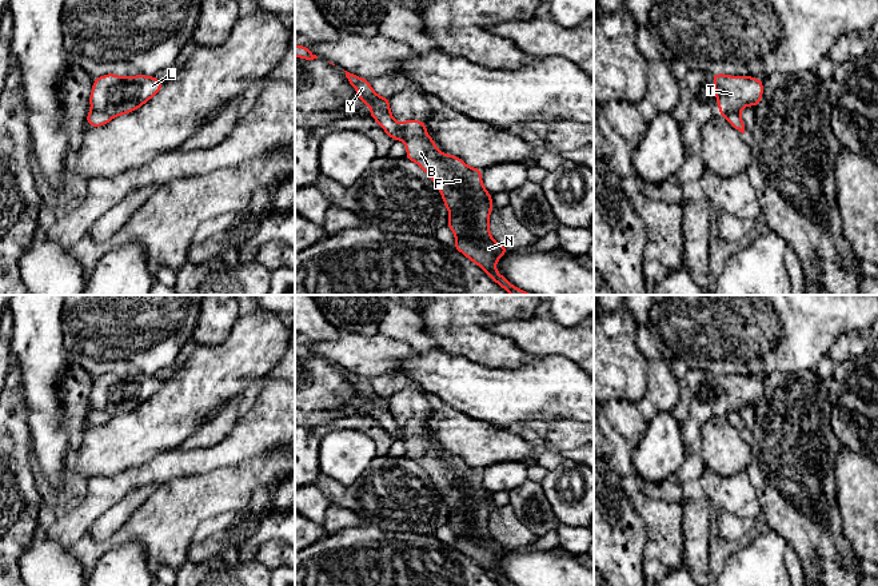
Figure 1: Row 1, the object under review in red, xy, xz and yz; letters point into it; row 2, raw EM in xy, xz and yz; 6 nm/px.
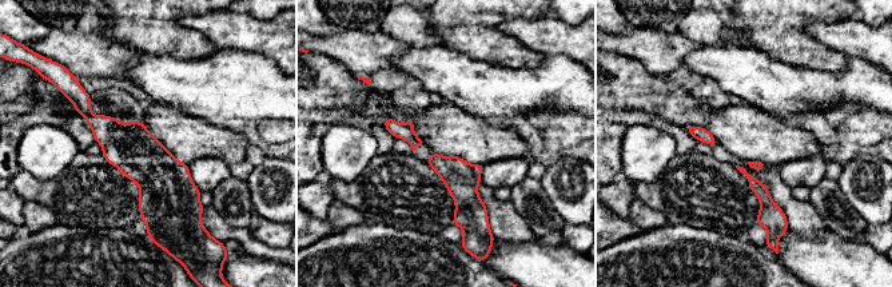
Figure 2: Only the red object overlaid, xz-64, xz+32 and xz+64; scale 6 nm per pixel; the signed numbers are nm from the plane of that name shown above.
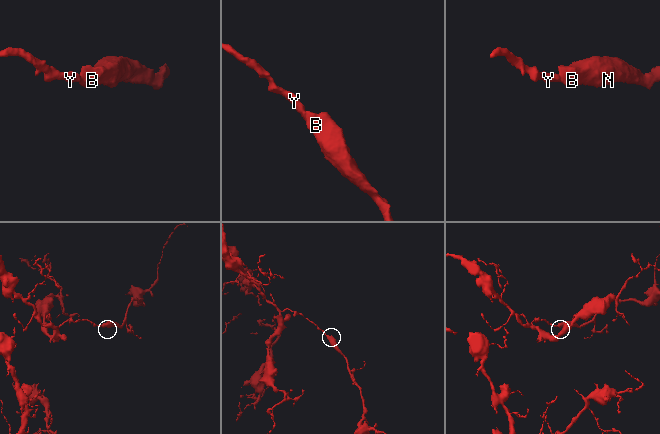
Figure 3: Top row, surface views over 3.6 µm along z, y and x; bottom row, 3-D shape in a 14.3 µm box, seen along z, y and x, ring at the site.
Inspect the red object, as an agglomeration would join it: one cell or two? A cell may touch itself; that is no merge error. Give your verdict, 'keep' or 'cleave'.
cleave

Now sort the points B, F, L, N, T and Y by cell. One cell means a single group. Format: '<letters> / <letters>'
B F L N T / Y

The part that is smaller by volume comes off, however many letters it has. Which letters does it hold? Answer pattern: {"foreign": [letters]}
{"foreign": ["B", "F", "L", "N", "T"]}

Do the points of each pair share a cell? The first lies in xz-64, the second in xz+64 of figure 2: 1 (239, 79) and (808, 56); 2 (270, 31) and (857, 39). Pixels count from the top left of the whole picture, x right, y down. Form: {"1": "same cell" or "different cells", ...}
{"1": "different cells", "2": "same cell"}

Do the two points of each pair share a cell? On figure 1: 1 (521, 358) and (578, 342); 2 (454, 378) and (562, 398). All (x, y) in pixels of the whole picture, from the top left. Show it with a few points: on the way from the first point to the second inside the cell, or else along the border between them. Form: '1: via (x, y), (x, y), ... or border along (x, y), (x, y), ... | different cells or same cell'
1: border along (505, 338), (509, 338), (522, 350), (534, 355) | different cells
2: via (481, 391), (487, 394), (535, 394) | same cell

